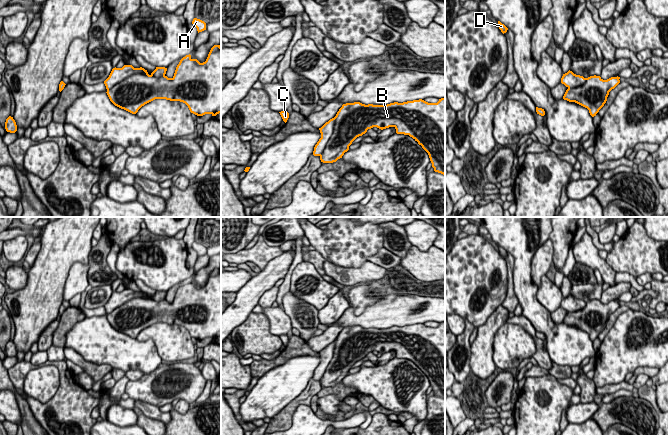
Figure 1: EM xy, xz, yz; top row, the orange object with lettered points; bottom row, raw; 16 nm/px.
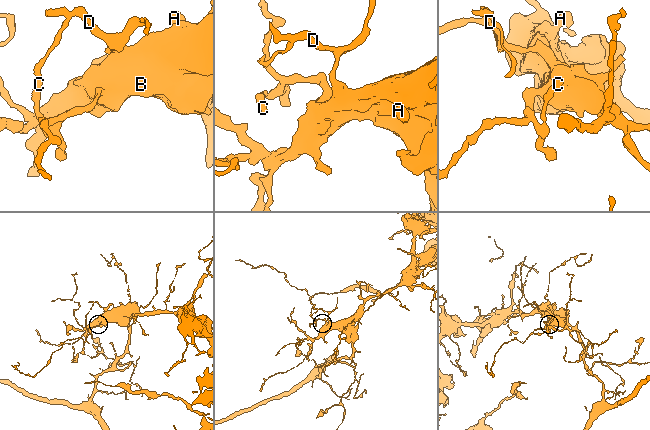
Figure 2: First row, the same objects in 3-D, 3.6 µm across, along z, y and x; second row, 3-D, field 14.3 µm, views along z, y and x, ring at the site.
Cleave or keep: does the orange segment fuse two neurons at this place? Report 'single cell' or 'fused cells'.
fused cells

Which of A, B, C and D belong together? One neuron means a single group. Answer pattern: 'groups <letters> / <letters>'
groups A D / B C

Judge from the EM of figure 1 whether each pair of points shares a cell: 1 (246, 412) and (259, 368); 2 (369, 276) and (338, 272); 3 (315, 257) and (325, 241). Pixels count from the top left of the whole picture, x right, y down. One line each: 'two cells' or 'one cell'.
1: two cells
2: one cell
3: two cells

